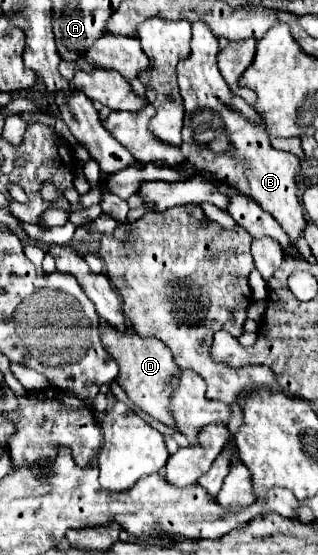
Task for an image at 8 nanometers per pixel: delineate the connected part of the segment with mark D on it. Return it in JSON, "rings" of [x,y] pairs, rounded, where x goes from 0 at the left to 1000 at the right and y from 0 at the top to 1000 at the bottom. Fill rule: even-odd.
{"rings":[[[330,577],[311,580],[311,598],[318,598],[318,616],[330,620],[336,634],[355,645],[368,645],[368,659],[374,659],[368,688],[393,699],[406,721],[418,728],[431,728],[443,739],[456,739],[462,746],[475,746],[481,753],[494,753],[500,760],[544,771],[544,753],[531,746],[531,721],[538,721],[544,699],[557,692],[563,663],[550,659],[531,627],[519,627],[519,620],[506,620],[506,613],[475,609],[475,605],[443,609],[406,595],[368,598],[343,584],[330,584]]]}

